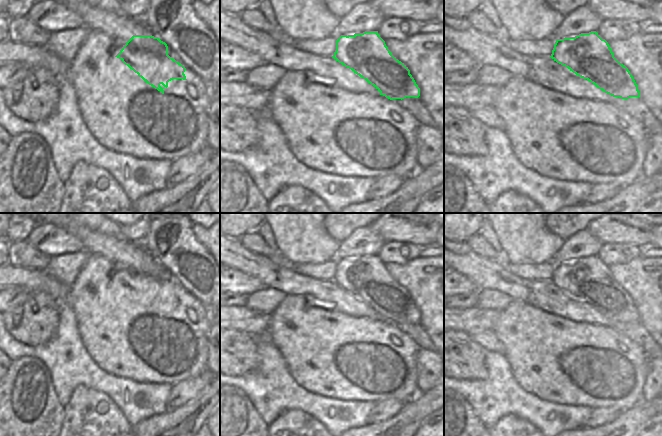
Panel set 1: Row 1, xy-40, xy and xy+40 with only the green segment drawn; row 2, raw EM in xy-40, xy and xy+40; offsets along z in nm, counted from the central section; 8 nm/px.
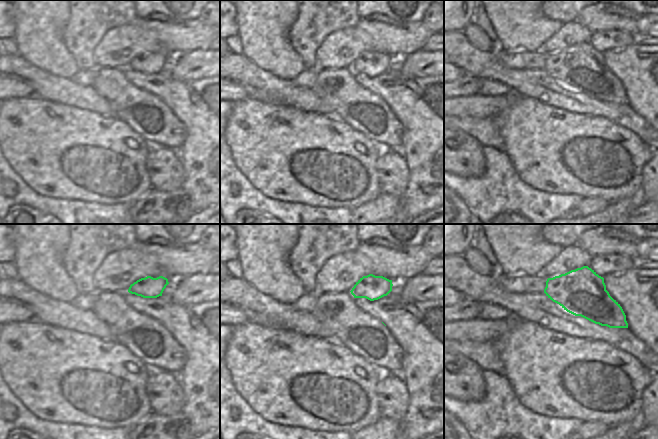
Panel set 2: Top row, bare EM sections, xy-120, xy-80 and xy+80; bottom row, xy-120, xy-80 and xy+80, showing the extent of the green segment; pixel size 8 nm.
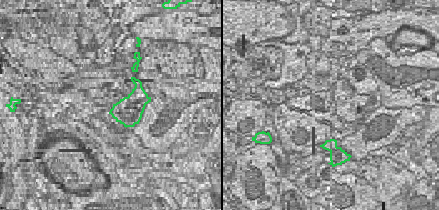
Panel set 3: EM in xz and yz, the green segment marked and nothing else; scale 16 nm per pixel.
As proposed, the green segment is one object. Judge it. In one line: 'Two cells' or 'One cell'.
Two cells

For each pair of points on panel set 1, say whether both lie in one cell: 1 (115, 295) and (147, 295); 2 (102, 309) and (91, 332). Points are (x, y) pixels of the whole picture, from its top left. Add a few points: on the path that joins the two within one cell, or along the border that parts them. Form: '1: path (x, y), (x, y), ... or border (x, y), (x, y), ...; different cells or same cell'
1: path (123, 289), (139, 292); same cell
2: border (85, 297), (93, 316), (120, 325); different cells

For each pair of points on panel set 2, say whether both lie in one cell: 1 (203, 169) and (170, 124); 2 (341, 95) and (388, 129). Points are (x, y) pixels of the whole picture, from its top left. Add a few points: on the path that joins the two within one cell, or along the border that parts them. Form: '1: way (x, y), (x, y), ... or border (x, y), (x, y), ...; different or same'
1: border (179, 119), (185, 127), (185, 140), (174, 150); different
2: way (357, 100), (380, 103), (388, 113); same

